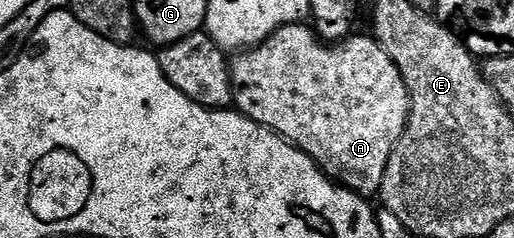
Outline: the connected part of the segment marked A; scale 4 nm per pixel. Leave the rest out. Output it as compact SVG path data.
M299 23L296 25L285 25L280 27L270 37L264 39L253 49L243 49L237 54L238 58L230 61L230 82L234 92L234 105L237 112L243 113L248 119L252 119L256 124L263 125L265 129L271 129L278 136L283 137L285 141L295 145L300 151L304 151L310 158L315 161L319 169L330 178L331 181L343 185L345 189L351 189L353 193L358 193L367 199L374 199L382 192L384 183L384 171L388 167L388 159L400 139L404 135L406 121L410 117L410 96L408 87L392 59L378 46L378 42L373 36L350 37L343 45L325 45L312 30L309 24Z

